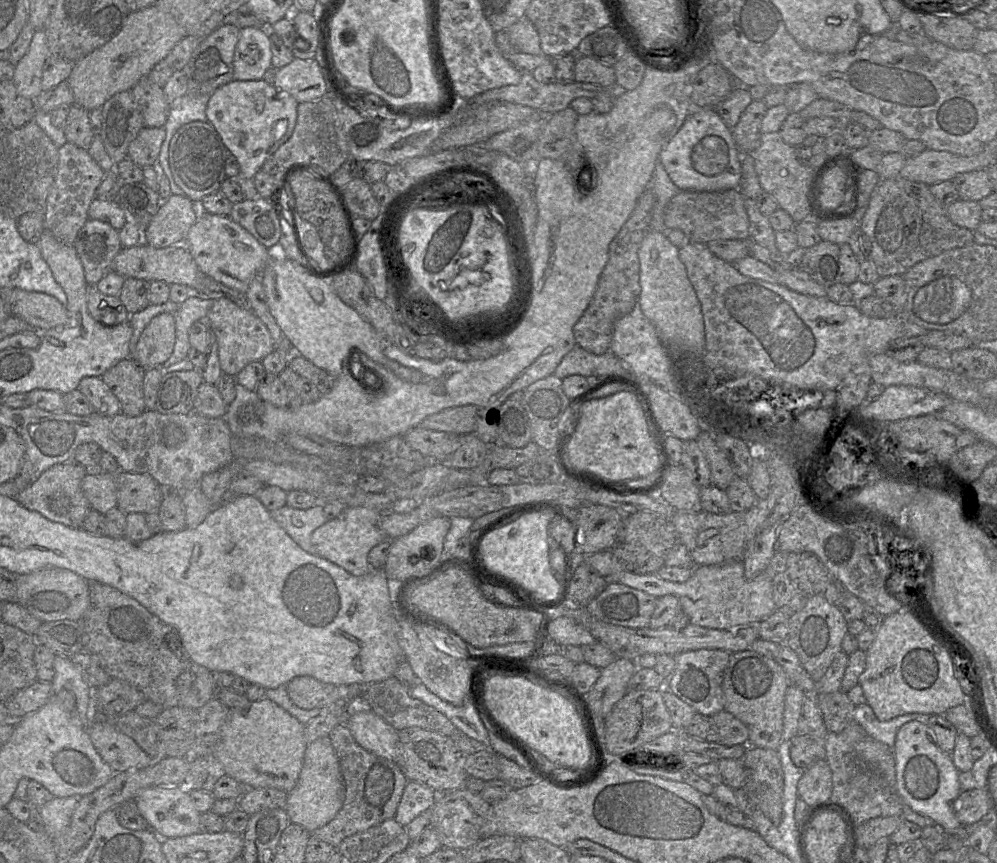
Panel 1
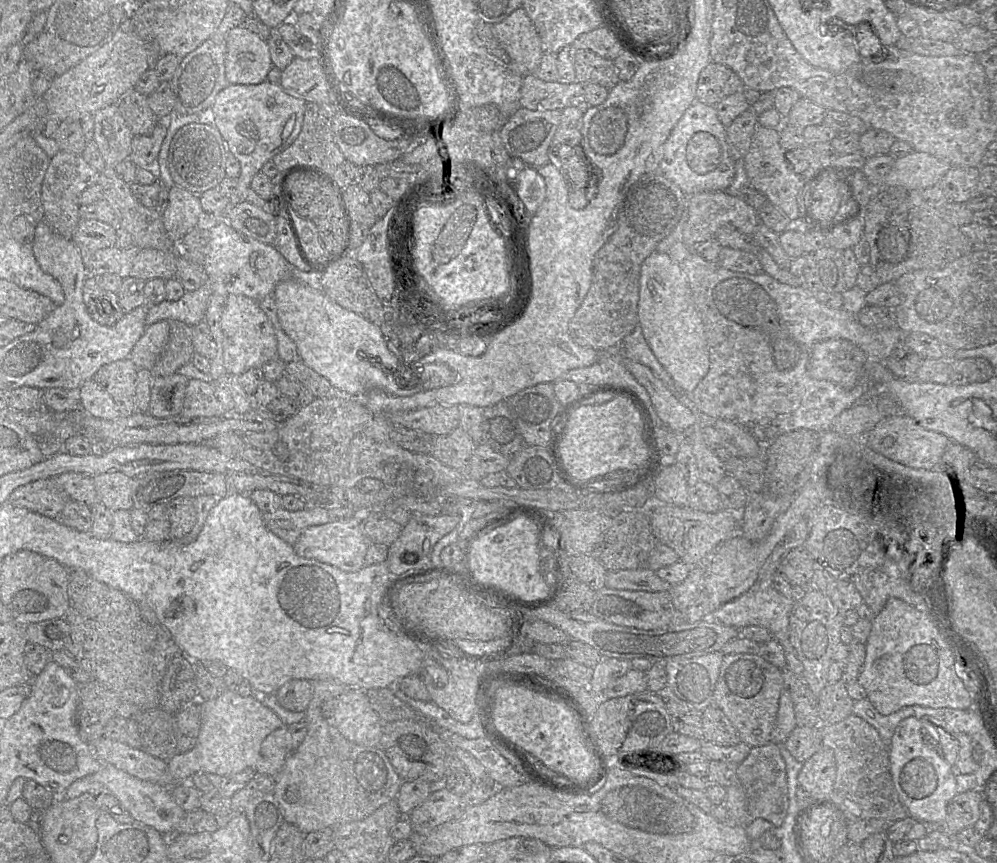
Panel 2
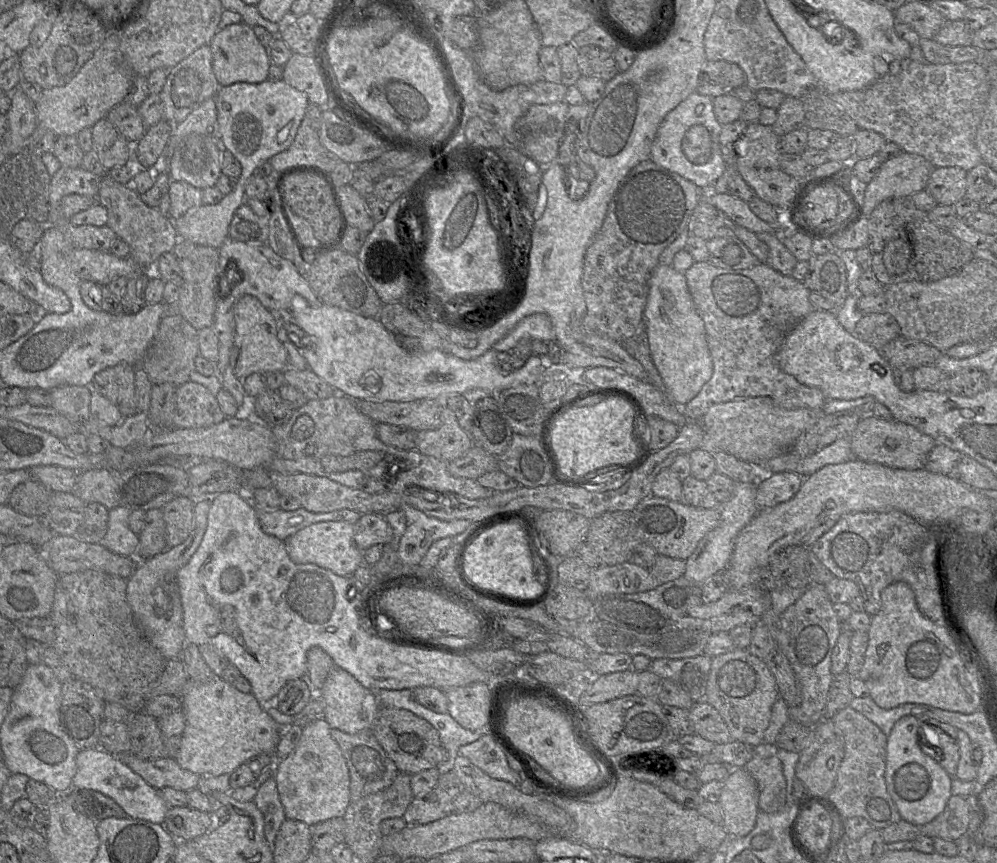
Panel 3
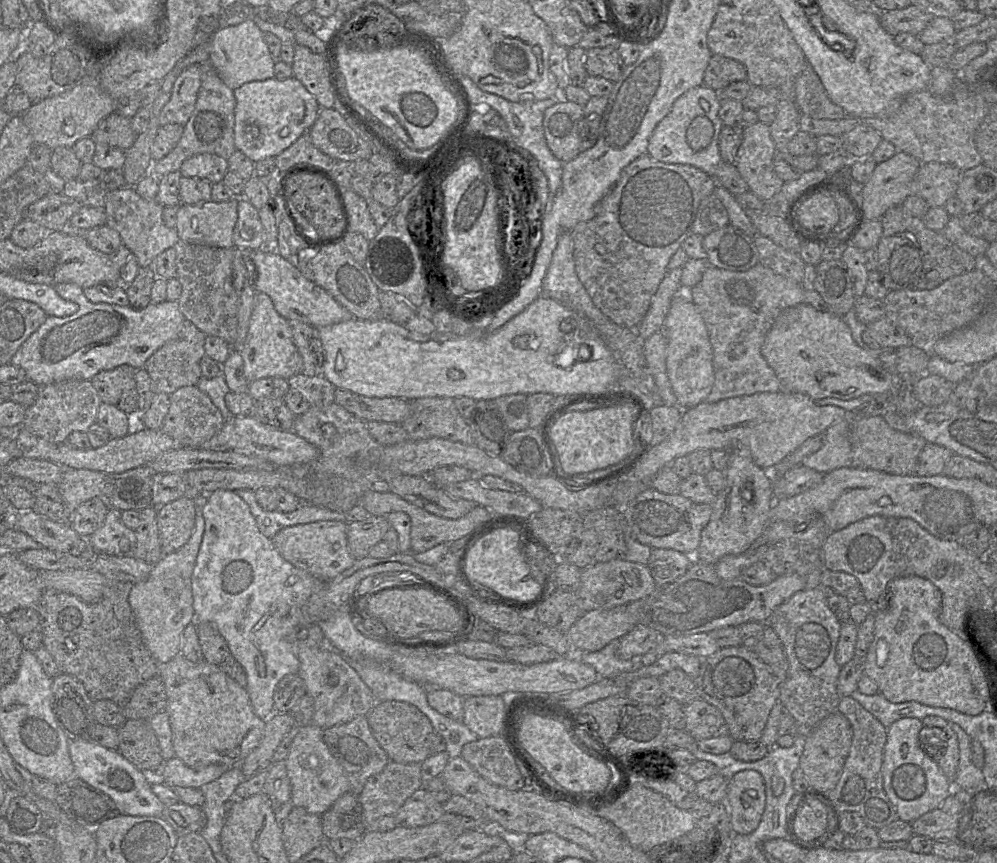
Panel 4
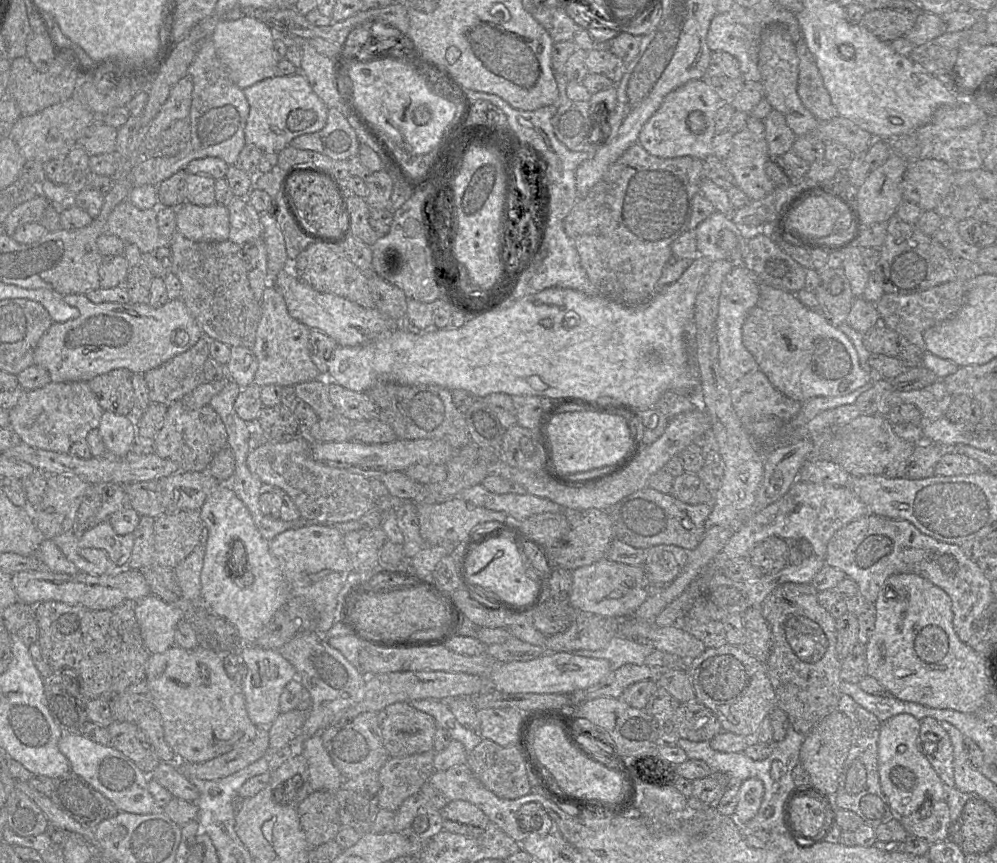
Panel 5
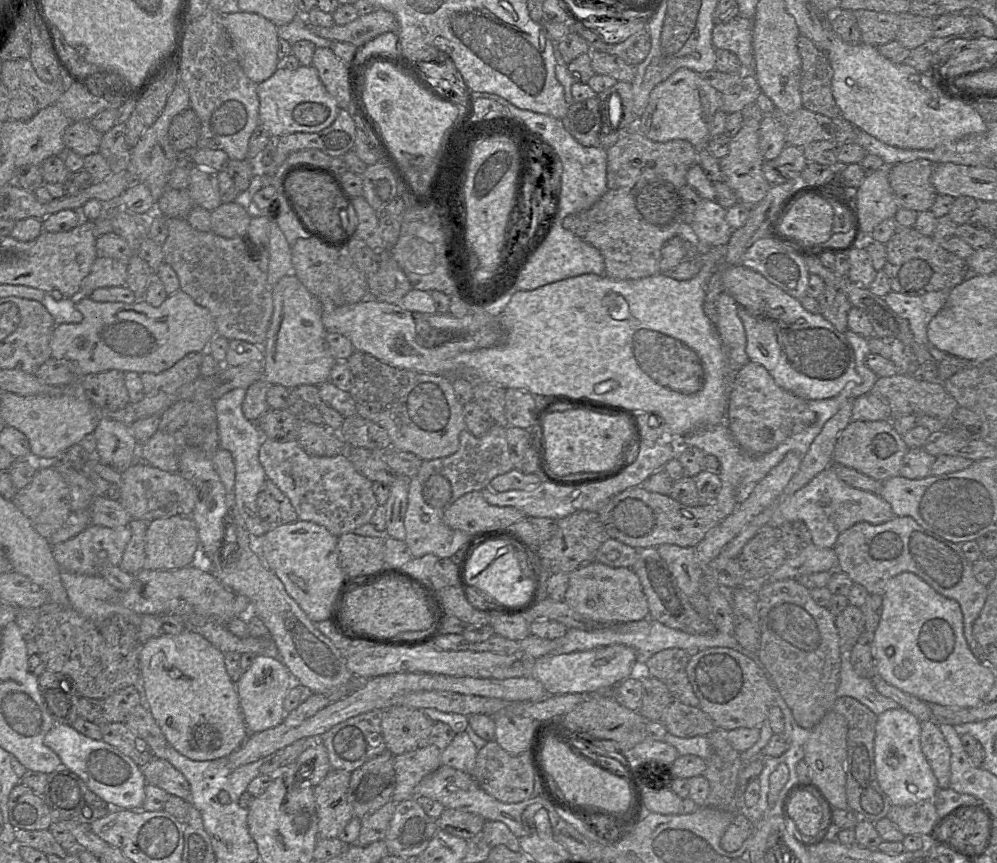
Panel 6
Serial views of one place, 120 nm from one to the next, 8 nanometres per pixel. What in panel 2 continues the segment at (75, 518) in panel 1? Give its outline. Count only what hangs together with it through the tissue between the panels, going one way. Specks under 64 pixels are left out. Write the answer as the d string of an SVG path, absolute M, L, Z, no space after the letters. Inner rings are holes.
M50 477L18 487L7 503L58 519L69 500L71 498L65 488L55 477Z

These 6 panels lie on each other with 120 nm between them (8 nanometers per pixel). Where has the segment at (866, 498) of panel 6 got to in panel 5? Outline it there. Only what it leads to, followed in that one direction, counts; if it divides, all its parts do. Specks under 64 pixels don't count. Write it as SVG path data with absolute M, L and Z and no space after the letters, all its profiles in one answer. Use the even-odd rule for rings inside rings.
M797 480L789 491L776 502L757 511L743 526L736 530L721 552L724 560L748 558L752 548L760 541L776 536L787 541L806 539L813 547L814 555L824 559L832 536L852 521L871 514L868 507L849 486L832 486Z

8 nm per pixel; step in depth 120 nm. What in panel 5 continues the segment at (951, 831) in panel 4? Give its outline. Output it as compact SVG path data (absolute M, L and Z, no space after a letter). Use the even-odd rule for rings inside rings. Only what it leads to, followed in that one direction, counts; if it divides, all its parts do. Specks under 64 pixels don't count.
M945 800L926 801L917 811L898 817L909 835L933 844L949 837L950 810Z

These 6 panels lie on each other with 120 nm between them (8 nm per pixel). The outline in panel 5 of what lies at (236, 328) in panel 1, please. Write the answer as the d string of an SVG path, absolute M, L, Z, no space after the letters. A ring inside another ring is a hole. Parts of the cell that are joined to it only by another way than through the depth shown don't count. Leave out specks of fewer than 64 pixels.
M269 283L263 291L261 317L252 347L258 360L254 383L261 387L270 384L283 387L322 378L310 357L310 331L309 327L289 314L283 295L272 283Z

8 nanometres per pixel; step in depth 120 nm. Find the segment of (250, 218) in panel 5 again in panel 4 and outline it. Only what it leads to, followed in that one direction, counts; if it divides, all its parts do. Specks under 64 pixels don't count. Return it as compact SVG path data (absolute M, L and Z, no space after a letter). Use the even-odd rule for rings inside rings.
M244 197L238 198L238 216L233 231L235 248L259 250L265 246L265 232L258 210Z

